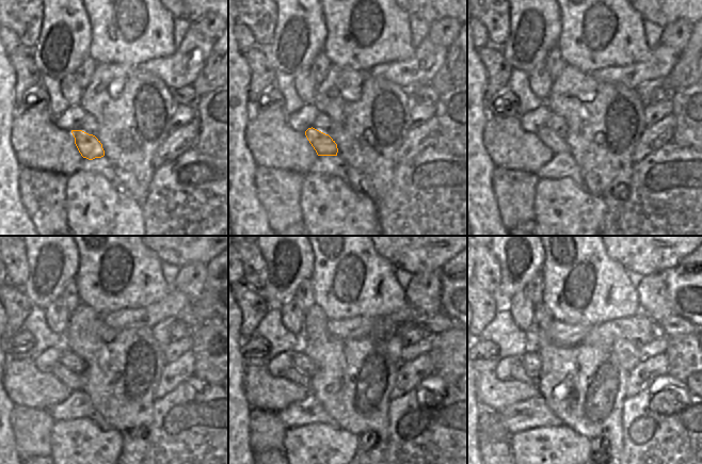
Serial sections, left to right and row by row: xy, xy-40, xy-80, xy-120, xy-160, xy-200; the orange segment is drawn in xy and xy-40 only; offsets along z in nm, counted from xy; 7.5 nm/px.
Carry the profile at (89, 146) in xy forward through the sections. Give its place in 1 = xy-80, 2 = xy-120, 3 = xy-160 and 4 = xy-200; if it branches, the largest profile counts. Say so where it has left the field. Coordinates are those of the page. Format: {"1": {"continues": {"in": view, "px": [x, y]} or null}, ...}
{"1": {"continues": {"in": "xy-80", "px": [555, 142]}}, "2": {"continues": {"in": "xy-120", "px": [74, 381]}}, "3": {"continues": {"in": "xy-160", "px": [293, 374]}}, "4": {"continues": {"in": "xy-200", "px": [516, 371]}}}

